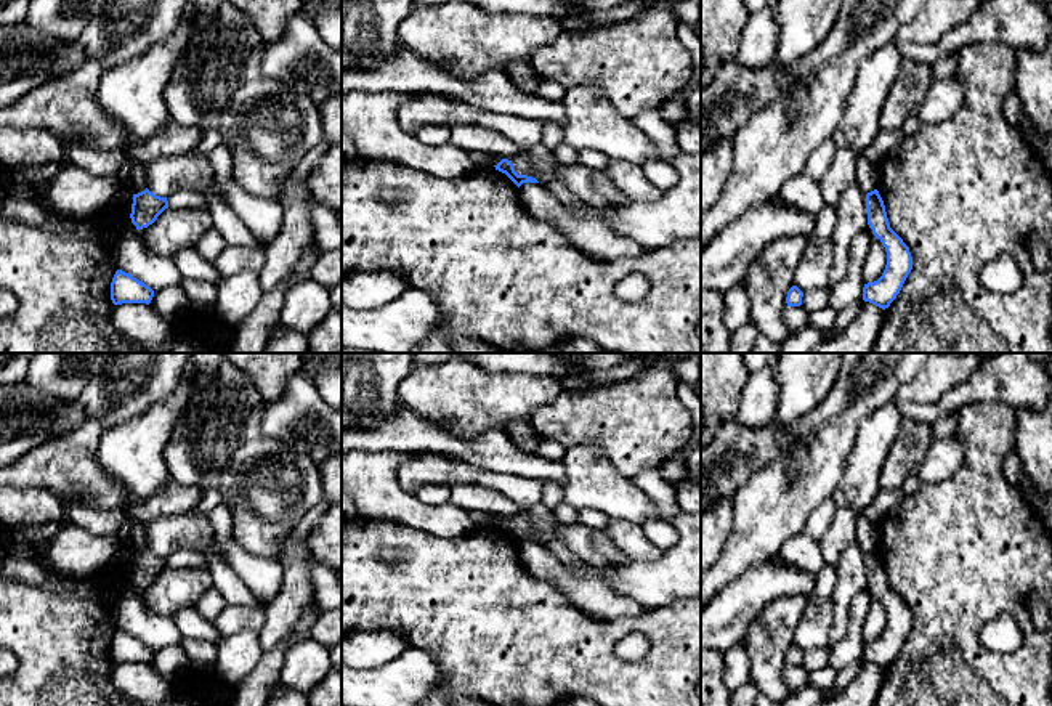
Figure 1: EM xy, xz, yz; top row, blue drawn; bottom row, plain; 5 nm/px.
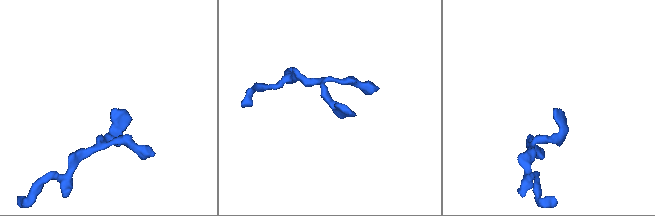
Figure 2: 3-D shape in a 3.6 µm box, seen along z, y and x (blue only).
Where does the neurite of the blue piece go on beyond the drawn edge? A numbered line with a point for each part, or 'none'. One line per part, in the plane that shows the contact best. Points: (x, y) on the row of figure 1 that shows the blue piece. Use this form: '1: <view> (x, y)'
none

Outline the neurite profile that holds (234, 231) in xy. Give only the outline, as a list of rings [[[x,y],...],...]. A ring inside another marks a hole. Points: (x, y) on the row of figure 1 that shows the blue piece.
[[[213,189],[202,193],[213,220],[213,228],[223,236],[226,245],[261,247],[249,226],[228,207],[221,194]]]

